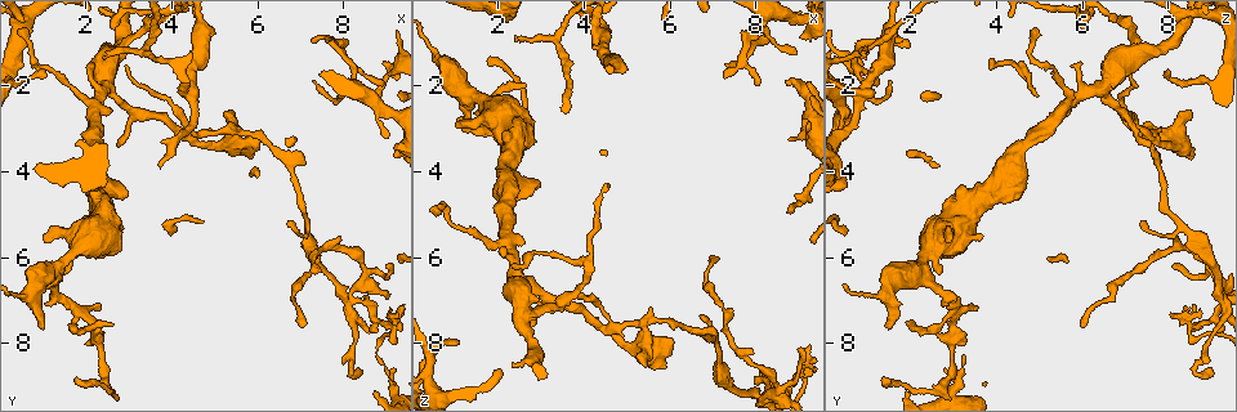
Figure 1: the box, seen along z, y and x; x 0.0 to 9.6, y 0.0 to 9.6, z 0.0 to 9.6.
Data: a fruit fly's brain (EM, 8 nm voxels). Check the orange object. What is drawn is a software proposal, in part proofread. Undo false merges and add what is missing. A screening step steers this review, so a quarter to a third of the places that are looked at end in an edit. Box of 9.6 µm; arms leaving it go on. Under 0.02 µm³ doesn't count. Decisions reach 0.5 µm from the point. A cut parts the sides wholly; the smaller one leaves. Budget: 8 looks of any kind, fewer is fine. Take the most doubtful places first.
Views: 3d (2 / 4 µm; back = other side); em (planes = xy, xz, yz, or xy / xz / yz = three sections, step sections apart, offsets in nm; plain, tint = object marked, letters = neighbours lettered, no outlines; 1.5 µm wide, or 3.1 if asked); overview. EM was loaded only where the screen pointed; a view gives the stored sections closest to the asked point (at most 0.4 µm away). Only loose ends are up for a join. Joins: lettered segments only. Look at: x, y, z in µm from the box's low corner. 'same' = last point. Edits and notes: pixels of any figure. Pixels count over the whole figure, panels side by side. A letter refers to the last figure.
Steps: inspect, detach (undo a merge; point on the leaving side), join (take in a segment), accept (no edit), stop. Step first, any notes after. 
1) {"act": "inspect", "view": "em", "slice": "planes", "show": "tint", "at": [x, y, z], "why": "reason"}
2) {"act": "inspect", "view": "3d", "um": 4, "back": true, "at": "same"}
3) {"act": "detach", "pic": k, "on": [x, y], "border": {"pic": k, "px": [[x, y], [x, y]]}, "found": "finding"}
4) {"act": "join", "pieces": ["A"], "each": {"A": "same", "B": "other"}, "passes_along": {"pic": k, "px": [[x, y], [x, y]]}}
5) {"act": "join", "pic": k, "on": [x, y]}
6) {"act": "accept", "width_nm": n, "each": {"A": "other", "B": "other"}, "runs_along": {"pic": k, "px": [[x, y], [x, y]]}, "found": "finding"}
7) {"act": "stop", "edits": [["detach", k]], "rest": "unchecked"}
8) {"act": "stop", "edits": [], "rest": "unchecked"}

{"act": "inspect", "view": "em", "slice": "planes", "show": "letters", "at": [4.50, 3.25, 7.75]}

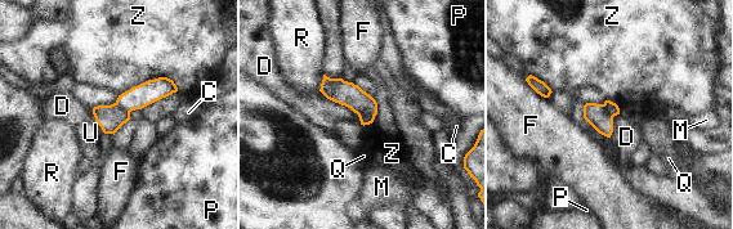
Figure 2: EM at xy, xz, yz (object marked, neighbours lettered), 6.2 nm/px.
{"act": "detach", "pic": 2, "on": [365, 119], "each": {"C": "other", "D": "other", "F": "other", "M": "other", "P": "other", "Q": "other", "R": "other", "U": "other", "Z": "other"}, "border": {"pic": 2, "px": [[358, 113], [371, 113], [374, 116]]}, "found": "two cells meet here"}

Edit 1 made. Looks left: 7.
{"act": "inspect", "view": "3d", "um": 4, "at": [4.30, 2.35, 1.15], "why": "branch stops here"}

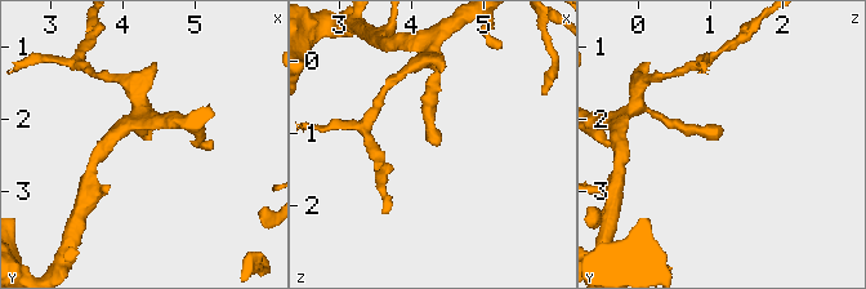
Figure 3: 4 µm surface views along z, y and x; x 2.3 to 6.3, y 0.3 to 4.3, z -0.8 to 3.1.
{"act": "inspect", "view": "em", "slice": "planes", "show": "plain", "at": [4.35, 2.30, 1.15]}

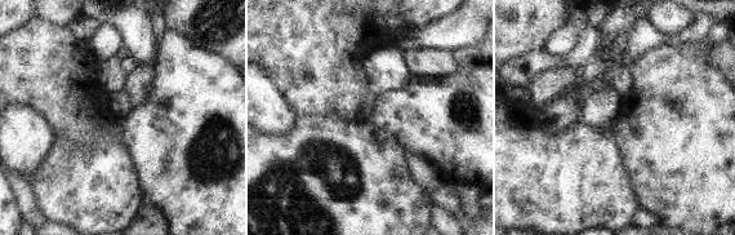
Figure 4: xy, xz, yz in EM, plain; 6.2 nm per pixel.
{"act": "inspect", "view": "em", "slice": "planes", "show": "letters", "at": "same"}

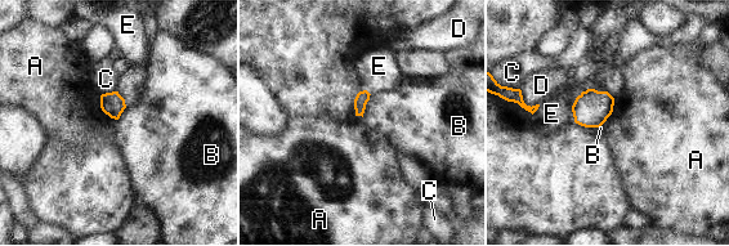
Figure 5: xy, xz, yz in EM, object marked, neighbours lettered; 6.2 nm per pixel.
{"act": "accept", "longest_contact_nm": ["A", 200], "each": {"A": "other", "B": "other", "C": "other", "D": "other", "E": "other"}, "found": "no lettered segment goes on from it"}

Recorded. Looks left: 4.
{"act": "inspect", "view": "em", "slice": "yz", "step": 8, "show": "tint", "at": [1.05, 1.70, 7.90], "why": "end of a long branch"}

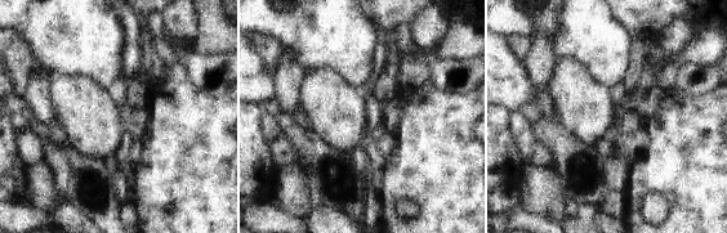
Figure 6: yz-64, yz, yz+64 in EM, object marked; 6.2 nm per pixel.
{"act": "inspect", "view": "em", "slice": "planes", "show": "letters", "at": "same"}

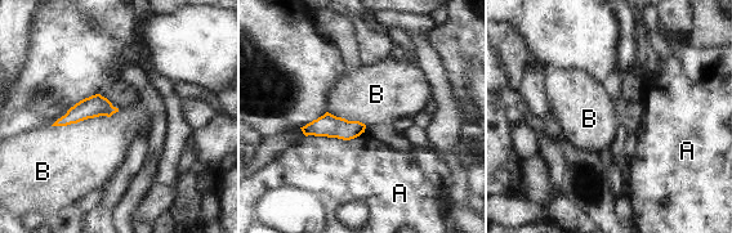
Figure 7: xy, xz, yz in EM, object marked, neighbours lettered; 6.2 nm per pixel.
{"act": "accept", "width_nm": 130, "each": {"A": "other", "B": "other"}, "border": {"pic": 7, "px": [[119, 110], [110, 116], [52, 126]]}, "found": "none of them fits"}

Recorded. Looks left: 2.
{"act": "stop", "edits": [["detach", 2]], "rest": "unchecked"}

